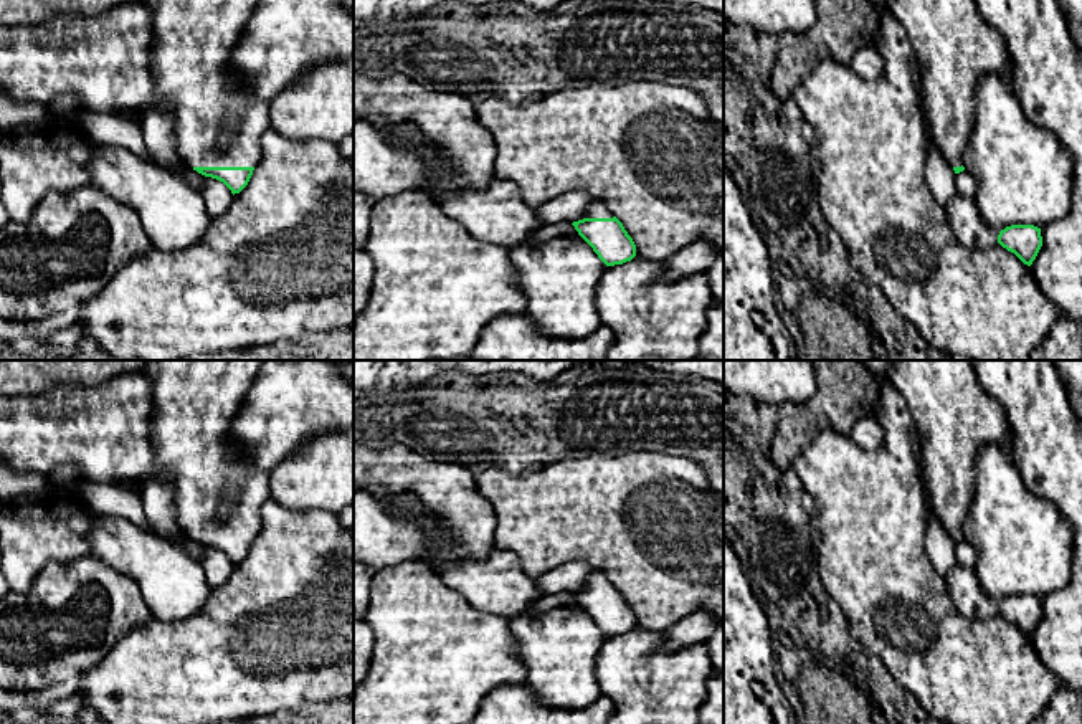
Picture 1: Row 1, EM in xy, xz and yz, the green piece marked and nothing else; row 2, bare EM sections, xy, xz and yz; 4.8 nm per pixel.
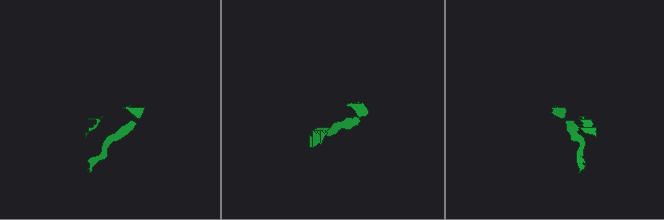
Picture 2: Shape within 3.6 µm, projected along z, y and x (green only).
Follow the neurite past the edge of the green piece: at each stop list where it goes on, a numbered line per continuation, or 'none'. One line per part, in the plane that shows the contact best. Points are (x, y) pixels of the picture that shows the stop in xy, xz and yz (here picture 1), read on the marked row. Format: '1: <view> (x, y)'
1: xy (192, 43)

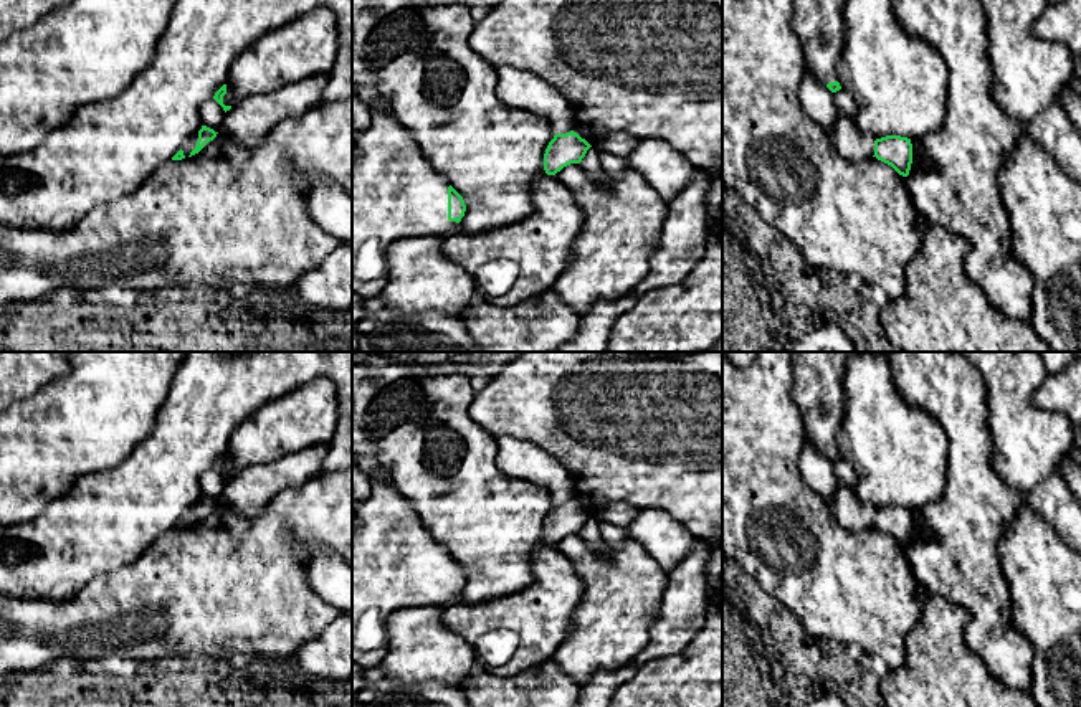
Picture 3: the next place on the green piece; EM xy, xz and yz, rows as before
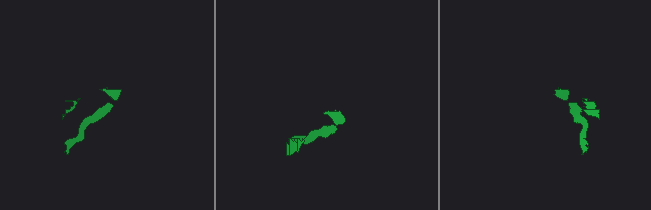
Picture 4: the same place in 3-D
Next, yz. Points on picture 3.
1: yz (819, 23)

